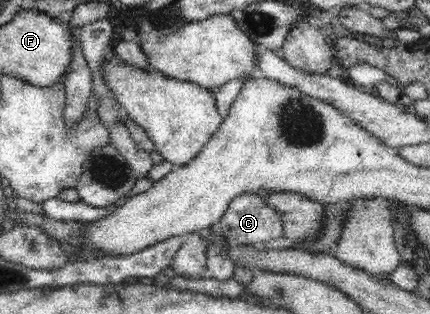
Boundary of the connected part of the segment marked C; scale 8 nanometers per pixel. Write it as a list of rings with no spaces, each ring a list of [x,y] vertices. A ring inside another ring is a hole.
[[[244,192],[232,199],[226,212],[218,222],[220,232],[228,243],[233,245],[262,245],[283,235],[283,220],[280,213],[267,203],[266,196]]]

